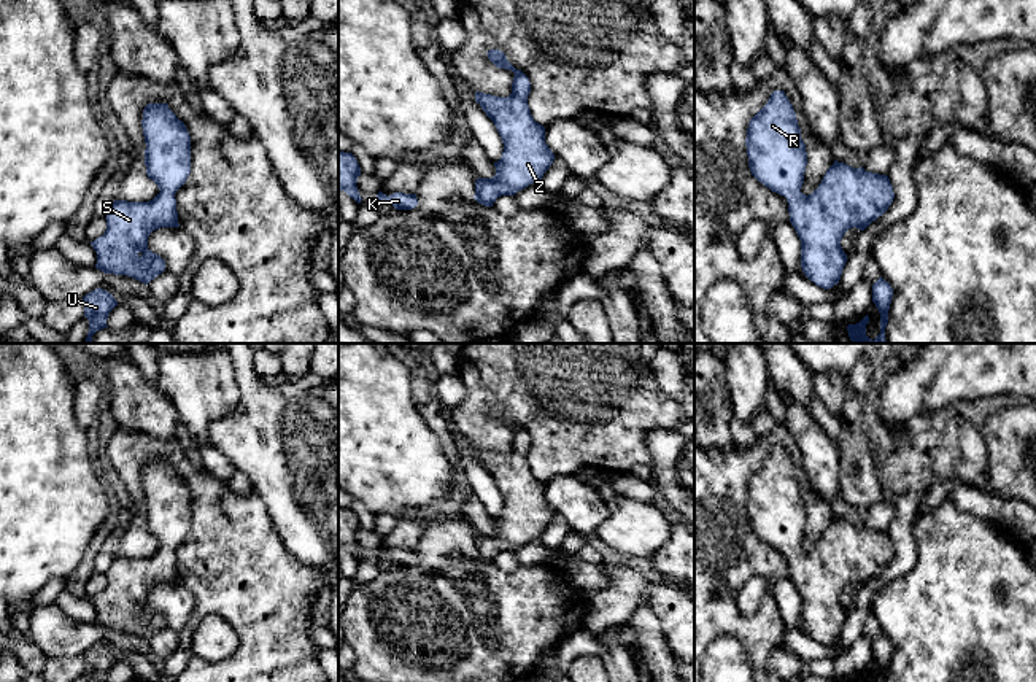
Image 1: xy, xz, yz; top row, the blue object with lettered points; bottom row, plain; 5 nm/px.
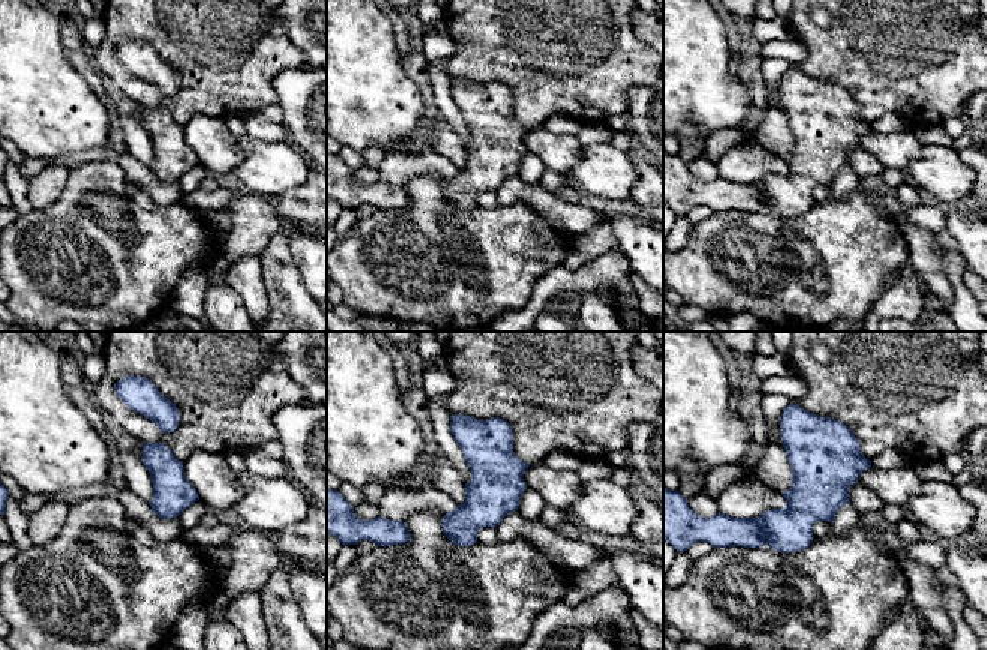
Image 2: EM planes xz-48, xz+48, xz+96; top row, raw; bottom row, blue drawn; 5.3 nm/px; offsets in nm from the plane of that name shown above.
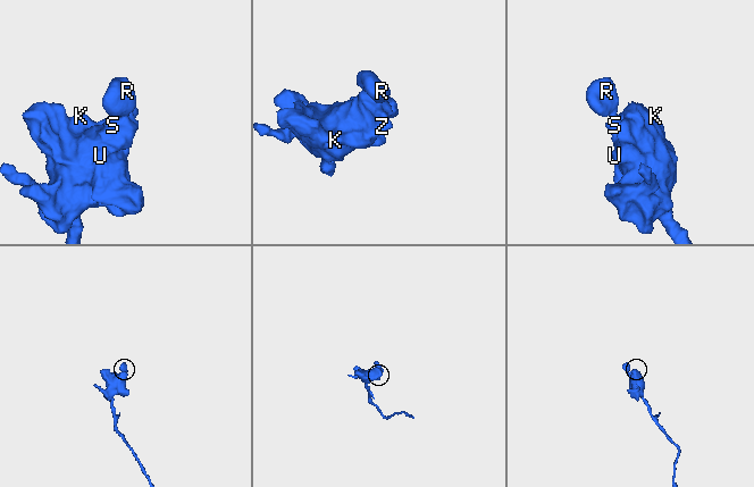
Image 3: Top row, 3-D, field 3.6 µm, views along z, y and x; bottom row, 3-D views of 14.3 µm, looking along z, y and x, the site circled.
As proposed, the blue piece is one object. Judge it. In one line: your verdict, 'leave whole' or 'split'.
leave whole

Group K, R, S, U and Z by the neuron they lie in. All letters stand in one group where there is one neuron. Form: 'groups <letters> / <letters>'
groups K R S U Z

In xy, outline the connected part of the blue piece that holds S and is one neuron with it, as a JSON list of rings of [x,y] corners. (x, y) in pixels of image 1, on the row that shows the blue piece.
[[[148,103],[141,127],[146,175],[160,192],[149,202],[114,200],[105,234],[91,245],[97,253],[95,269],[148,285],[165,270],[165,261],[148,248],[149,234],[180,227],[175,194],[191,173],[191,137],[167,103]]]

